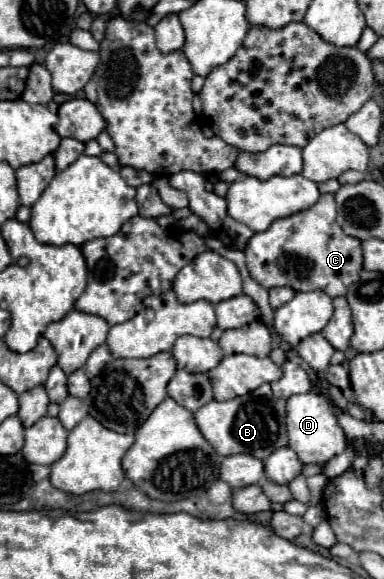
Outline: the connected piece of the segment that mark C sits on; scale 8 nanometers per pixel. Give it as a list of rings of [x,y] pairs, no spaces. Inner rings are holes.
[[[322,194],[312,208],[278,218],[268,230],[256,232],[248,240],[244,254],[250,276],[266,290],[276,286],[288,286],[296,292],[322,290],[330,298],[348,292],[348,284],[360,278],[358,274],[364,262],[362,242],[346,236],[336,222],[336,202],[332,194]]]

